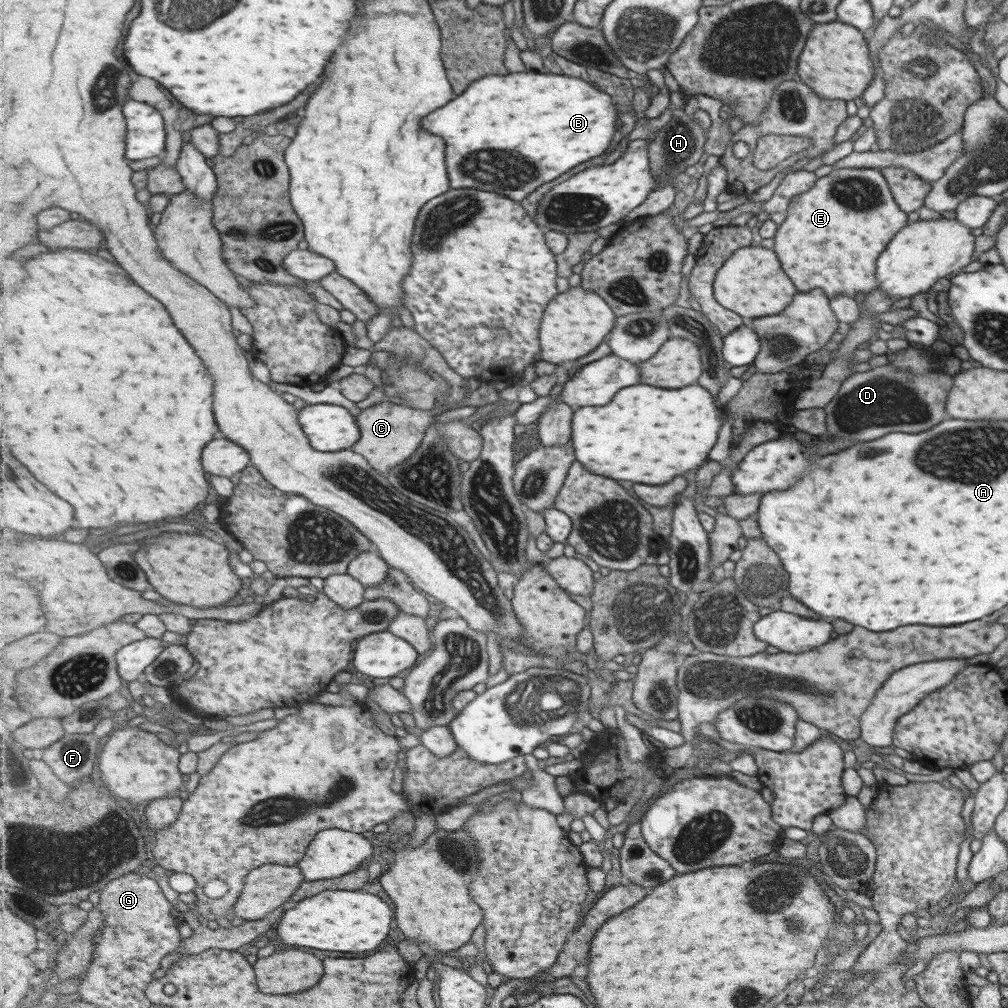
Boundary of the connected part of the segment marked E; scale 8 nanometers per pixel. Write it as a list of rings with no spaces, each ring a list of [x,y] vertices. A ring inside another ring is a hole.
[[[837,168],[816,178],[809,190],[791,197],[786,217],[776,228],[772,251],[779,252],[779,260],[783,260],[783,272],[795,280],[795,288],[801,292],[821,288],[830,301],[841,294],[853,298],[857,293],[867,294],[877,289],[875,260],[905,224],[905,212],[893,202],[886,179],[878,169]]]

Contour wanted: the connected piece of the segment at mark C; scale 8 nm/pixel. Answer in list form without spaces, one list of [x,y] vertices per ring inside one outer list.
[[[384,399],[372,407],[363,409],[361,414],[356,417],[361,438],[359,444],[355,444],[352,449],[367,456],[367,460],[371,460],[371,464],[375,464],[375,468],[379,468],[379,472],[387,472],[387,470],[403,464],[418,451],[428,428],[435,423],[435,416],[439,414],[439,410],[427,412]]]

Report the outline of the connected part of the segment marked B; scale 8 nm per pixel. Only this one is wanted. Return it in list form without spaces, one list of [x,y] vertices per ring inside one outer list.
[[[526,70],[526,72],[511,74],[511,76],[490,75],[483,77],[483,80],[477,80],[475,84],[471,84],[467,88],[465,94],[461,94],[457,100],[447,104],[447,108],[441,108],[439,112],[435,112],[435,116],[427,116],[423,120],[422,128],[431,134],[443,136],[443,140],[447,144],[447,166],[451,172],[451,186],[453,188],[477,188],[477,190],[499,192],[505,196],[511,196],[513,200],[525,200],[541,184],[547,184],[547,182],[559,178],[561,174],[569,172],[571,168],[575,168],[591,158],[601,156],[613,142],[613,124],[615,124],[615,132],[617,132],[617,116],[619,116],[617,106],[611,100],[611,96],[603,94],[601,90],[591,86],[589,82],[585,82],[581,78],[571,78],[571,76],[555,76],[555,73],[537,74],[535,71]]]

